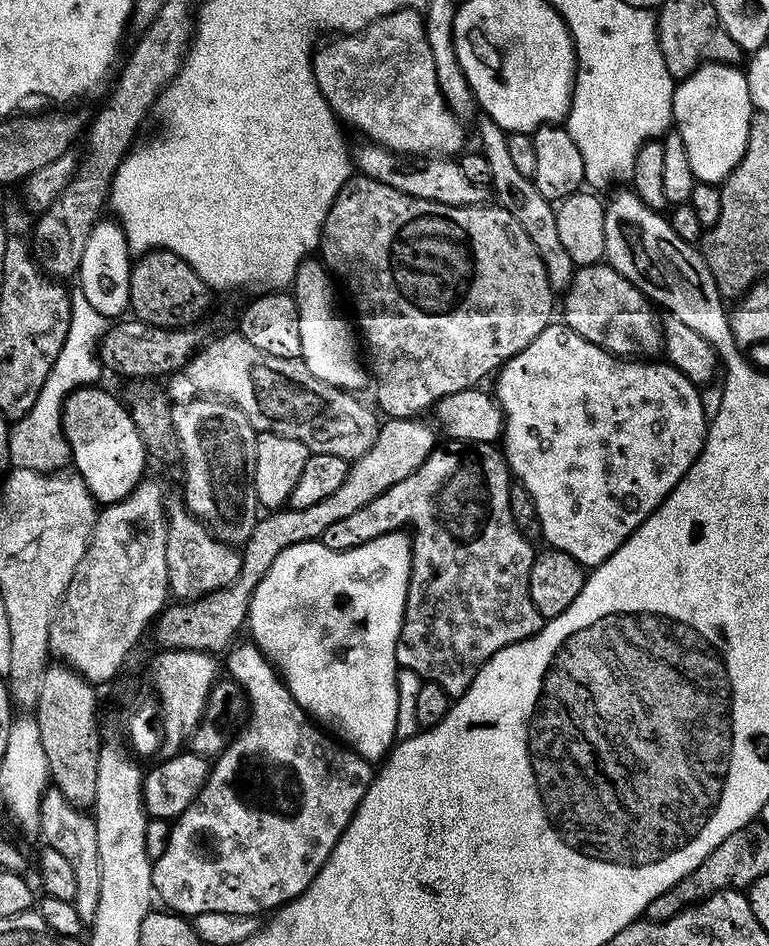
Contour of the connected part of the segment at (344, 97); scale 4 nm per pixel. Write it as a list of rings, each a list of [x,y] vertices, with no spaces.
[[[403,8],[391,12],[389,16],[369,24],[359,34],[340,34],[329,40],[332,40],[329,44],[321,48],[319,45],[313,51],[312,69],[326,102],[347,127],[349,124],[357,128],[373,144],[381,144],[392,152],[413,158],[451,157],[465,147],[465,125],[448,109],[448,103],[438,86],[434,54],[430,54],[424,17],[417,9]]]

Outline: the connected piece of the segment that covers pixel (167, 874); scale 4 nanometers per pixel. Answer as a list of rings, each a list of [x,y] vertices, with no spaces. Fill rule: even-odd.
[[[251,642],[239,644],[237,643],[227,653],[227,656],[229,656],[228,664],[226,660],[226,672],[231,679],[235,680],[246,697],[246,704],[250,709],[246,716],[246,723],[224,745],[219,756],[211,761],[208,777],[198,794],[198,798],[194,798],[192,805],[182,815],[176,817],[172,824],[170,842],[166,842],[166,850],[162,854],[162,858],[158,858],[152,865],[152,887],[159,903],[161,900],[164,903],[161,905],[165,909],[177,914],[183,914],[188,918],[196,917],[206,911],[259,917],[261,915],[260,912],[269,911],[268,913],[271,913],[273,910],[287,904],[289,900],[294,900],[297,896],[301,896],[310,886],[310,882],[314,882],[320,867],[330,858],[338,838],[348,828],[348,823],[352,821],[352,815],[358,810],[358,806],[362,802],[362,798],[366,794],[366,790],[370,786],[374,775],[373,765],[369,761],[364,760],[356,752],[353,752],[351,748],[345,747],[339,739],[333,738],[327,731],[321,730],[319,727],[316,727],[317,729],[312,728],[313,721],[308,713],[292,697],[280,673],[272,667],[271,662],[264,657],[260,648],[257,648]]]

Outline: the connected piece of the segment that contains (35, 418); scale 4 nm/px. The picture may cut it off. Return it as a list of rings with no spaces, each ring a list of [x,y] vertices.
[[[79,290],[71,293],[72,317],[66,342],[62,342],[62,354],[58,354],[38,399],[31,407],[31,413],[11,425],[9,436],[9,461],[13,467],[34,469],[36,471],[57,471],[63,469],[71,452],[68,440],[61,426],[61,412],[64,399],[76,388],[95,385],[99,380],[103,365],[98,355],[100,339],[106,331],[106,318],[86,302],[86,294]]]

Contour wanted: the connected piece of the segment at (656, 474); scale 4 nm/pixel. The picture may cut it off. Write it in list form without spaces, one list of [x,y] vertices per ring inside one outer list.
[[[553,322],[526,346],[514,358],[510,358],[495,373],[496,389],[494,395],[500,411],[504,413],[504,430],[502,433],[502,451],[508,462],[508,471],[518,479],[519,487],[524,488],[534,498],[534,506],[540,519],[540,534],[549,545],[574,558],[585,566],[604,564],[620,547],[631,538],[634,530],[642,526],[644,519],[664,501],[678,486],[680,479],[690,470],[690,466],[704,449],[704,439],[708,436],[710,417],[702,410],[701,389],[690,382],[677,368],[667,362],[645,362],[640,358],[621,358],[612,356],[606,350],[586,342],[582,334],[570,330],[563,322]]]

